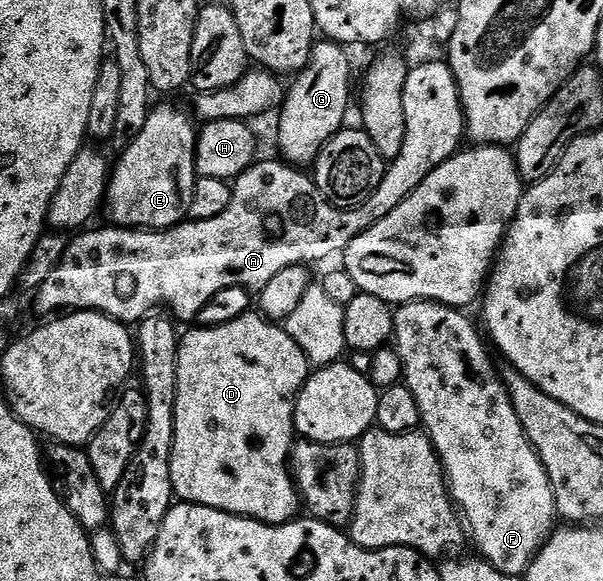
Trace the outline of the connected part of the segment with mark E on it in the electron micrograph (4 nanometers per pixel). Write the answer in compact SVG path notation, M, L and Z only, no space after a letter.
M162 104L148 113L146 127L123 154L109 177L105 198L115 225L125 229L168 229L179 225L191 211L193 188L196 186L197 127L180 110Z

